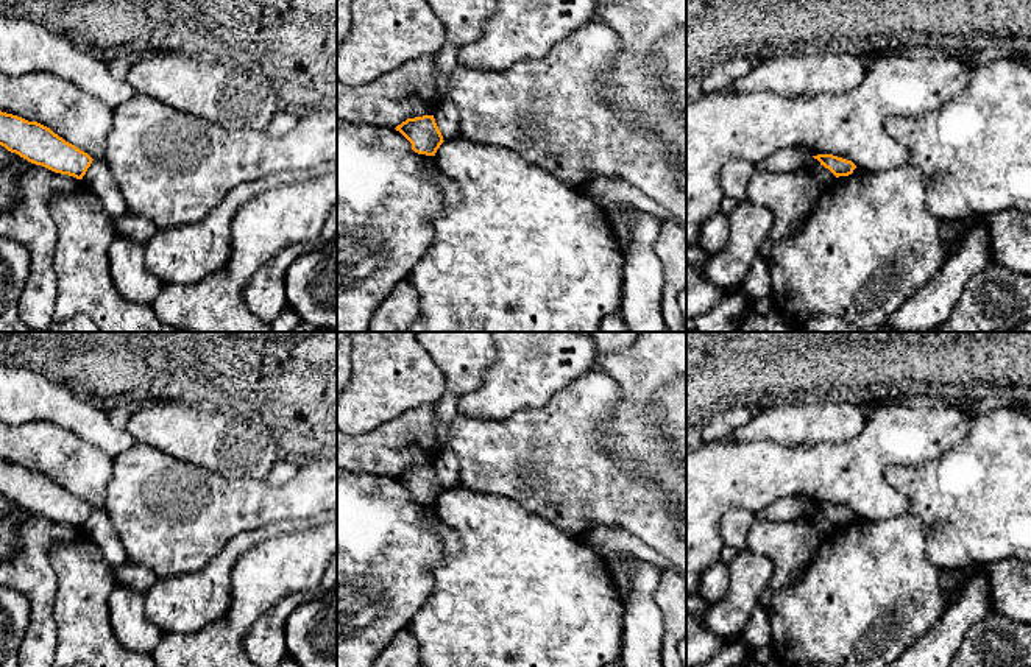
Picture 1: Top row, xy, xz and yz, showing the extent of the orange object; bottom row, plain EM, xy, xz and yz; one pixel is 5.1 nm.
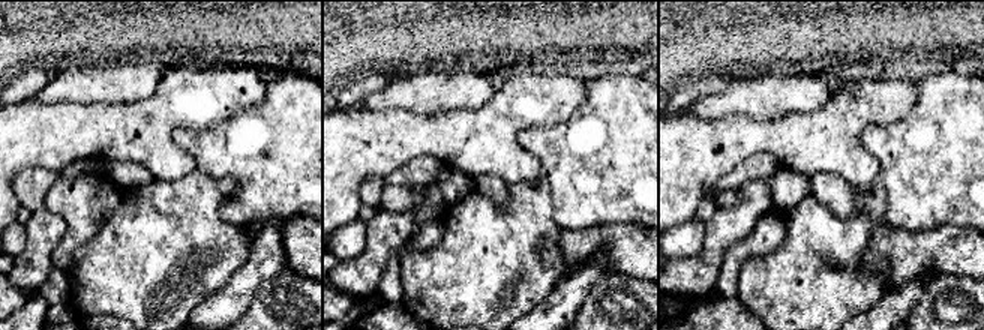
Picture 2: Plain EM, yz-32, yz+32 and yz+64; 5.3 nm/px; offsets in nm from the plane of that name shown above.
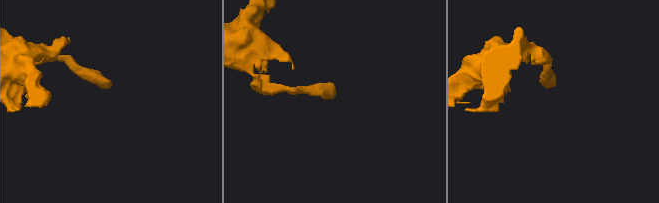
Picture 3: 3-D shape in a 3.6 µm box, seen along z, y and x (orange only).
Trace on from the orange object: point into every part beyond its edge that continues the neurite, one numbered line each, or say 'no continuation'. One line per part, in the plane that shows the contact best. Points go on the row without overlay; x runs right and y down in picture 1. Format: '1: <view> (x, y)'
no continuation

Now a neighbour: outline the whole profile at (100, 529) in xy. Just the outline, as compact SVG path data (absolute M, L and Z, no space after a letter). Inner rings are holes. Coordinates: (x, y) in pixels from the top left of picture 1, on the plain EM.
M92 510L83 525L83 533L90 536L111 566L123 566L128 563L128 556L117 530L103 510Z

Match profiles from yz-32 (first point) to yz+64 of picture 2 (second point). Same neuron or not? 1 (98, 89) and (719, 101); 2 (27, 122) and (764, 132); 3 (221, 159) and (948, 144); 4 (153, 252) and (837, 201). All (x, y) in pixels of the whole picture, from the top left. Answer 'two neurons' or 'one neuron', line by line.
1: one neuron
2: one neuron
3: one neuron
4: two neurons

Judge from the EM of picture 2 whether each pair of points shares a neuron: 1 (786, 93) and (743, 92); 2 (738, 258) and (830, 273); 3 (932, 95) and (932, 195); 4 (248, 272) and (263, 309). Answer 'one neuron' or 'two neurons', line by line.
1: one neuron
2: two neurons
3: one neuron
4: two neurons

